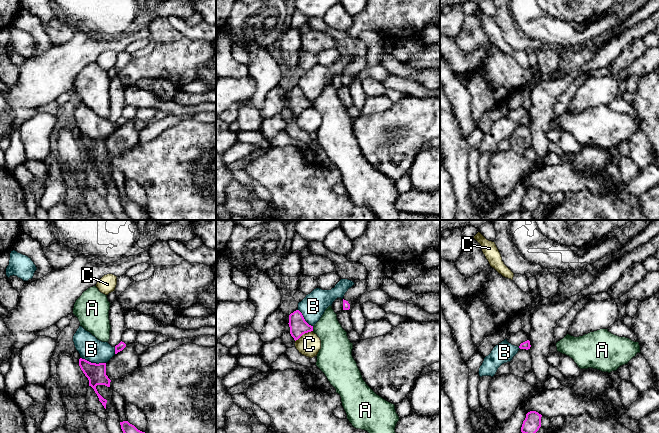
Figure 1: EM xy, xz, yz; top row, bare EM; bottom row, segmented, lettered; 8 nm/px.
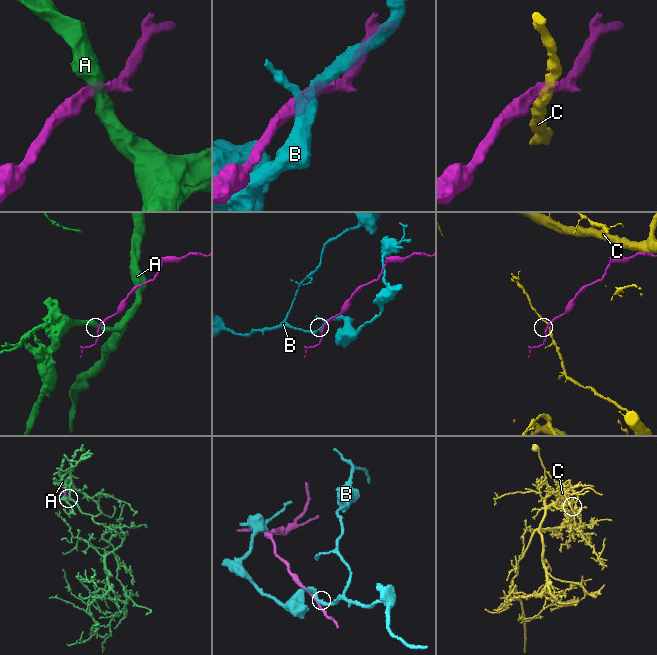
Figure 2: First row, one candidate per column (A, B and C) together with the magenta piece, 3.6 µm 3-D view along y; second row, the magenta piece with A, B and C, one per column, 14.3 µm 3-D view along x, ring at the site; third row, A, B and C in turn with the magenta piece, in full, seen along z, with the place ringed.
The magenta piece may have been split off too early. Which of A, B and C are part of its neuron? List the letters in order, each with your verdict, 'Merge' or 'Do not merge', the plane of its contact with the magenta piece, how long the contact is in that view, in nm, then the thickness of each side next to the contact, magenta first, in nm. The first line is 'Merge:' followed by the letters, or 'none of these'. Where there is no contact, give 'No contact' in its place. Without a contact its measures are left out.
Merge: none of these
A: Do not merge. Touches magenta in xz. Shared border 40 nm. Thickness 140 nm (magenta) against 240 nm
B: Do not merge. Touches magenta in xy. Shared border 200 nm. Thickness 160 nm (magenta) against 190 nm
C: Do not merge. Touches magenta in xz. Shared border 170 nm. Thickness 140 nm (magenta) against 190 nm

